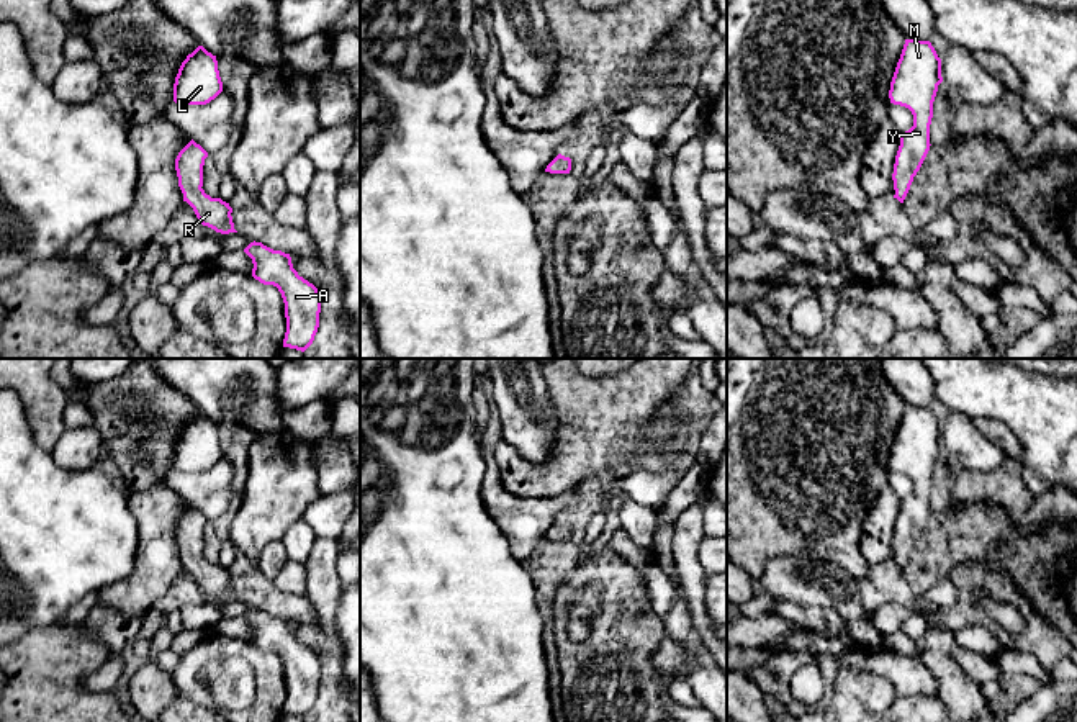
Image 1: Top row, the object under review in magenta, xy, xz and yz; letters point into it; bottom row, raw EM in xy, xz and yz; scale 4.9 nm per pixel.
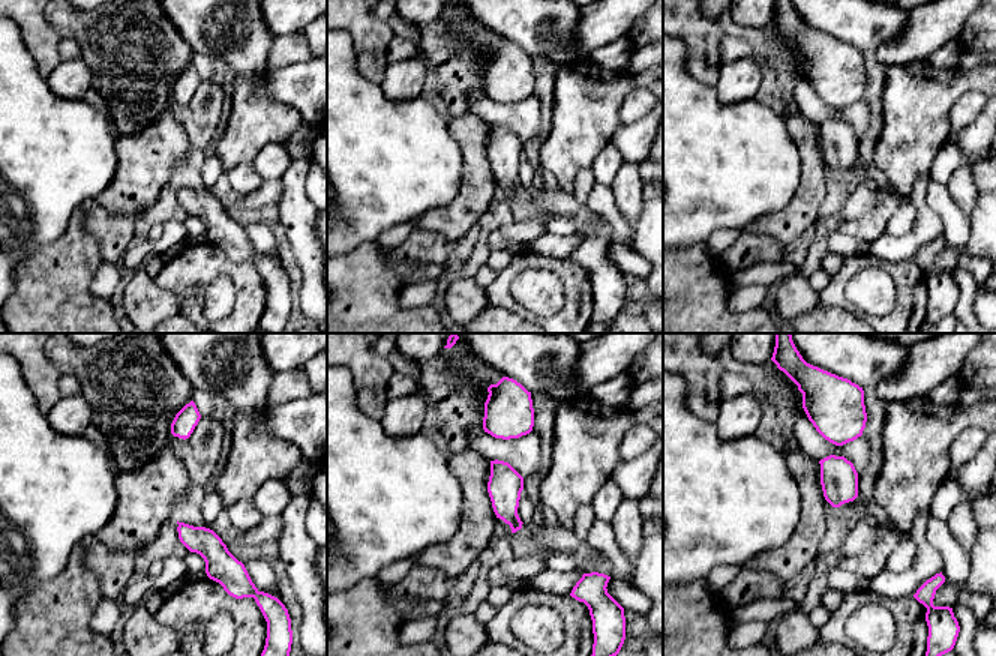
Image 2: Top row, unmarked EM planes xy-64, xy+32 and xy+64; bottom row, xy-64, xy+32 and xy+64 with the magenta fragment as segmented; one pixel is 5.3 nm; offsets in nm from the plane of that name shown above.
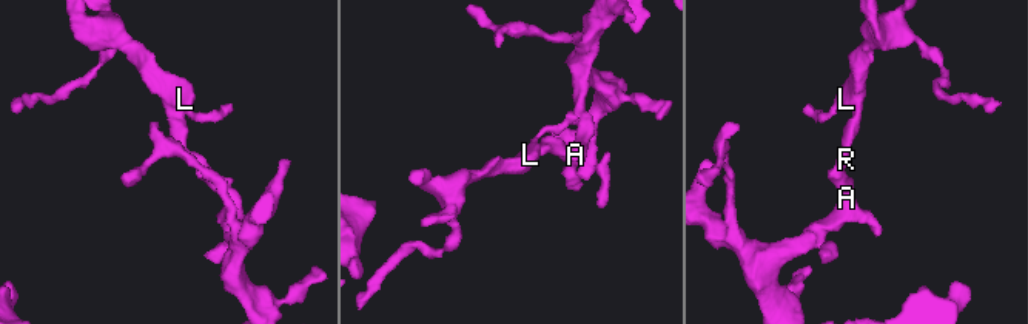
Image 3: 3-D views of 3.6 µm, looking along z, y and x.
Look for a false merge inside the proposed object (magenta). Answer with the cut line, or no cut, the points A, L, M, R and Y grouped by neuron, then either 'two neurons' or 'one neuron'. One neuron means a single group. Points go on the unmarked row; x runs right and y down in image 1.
no cut | A L M R Y | one neuron

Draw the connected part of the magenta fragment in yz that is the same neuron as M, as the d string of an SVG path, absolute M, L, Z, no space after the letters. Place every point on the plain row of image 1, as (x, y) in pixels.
M905 406L889 457L890 470L913 481L913 493L900 501L892 540L894 565L900 570L930 517L933 468L941 449L941 426L931 409Z

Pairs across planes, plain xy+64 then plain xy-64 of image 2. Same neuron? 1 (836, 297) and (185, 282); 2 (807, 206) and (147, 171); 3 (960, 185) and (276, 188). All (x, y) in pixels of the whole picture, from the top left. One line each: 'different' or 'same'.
1: same
2: same
3: different

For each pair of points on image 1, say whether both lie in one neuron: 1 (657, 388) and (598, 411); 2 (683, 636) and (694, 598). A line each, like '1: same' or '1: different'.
1: same
2: different

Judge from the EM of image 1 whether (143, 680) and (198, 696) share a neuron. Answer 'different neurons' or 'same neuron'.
different neurons

